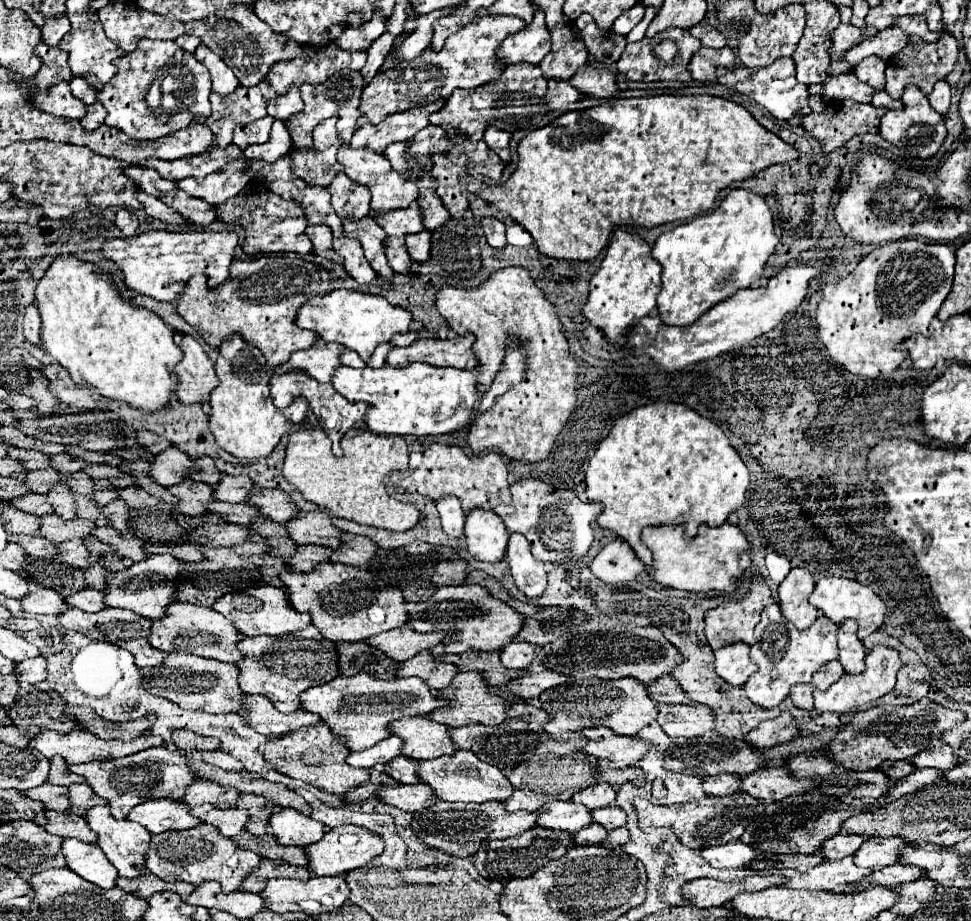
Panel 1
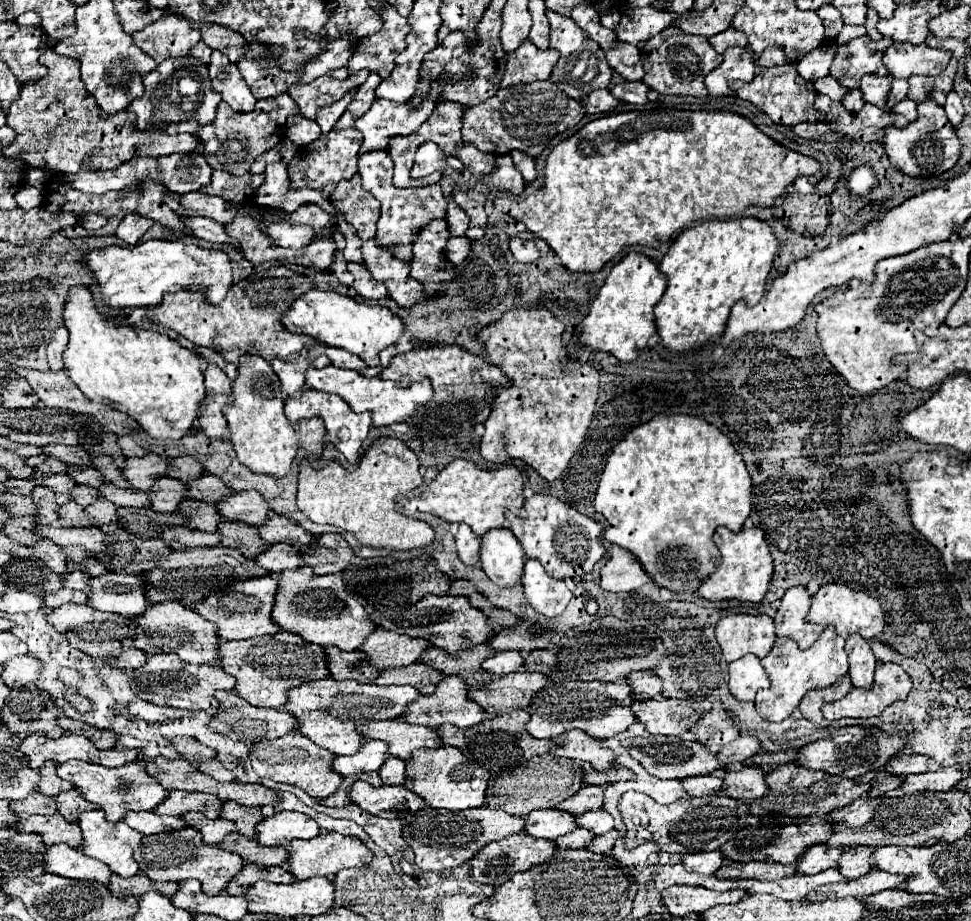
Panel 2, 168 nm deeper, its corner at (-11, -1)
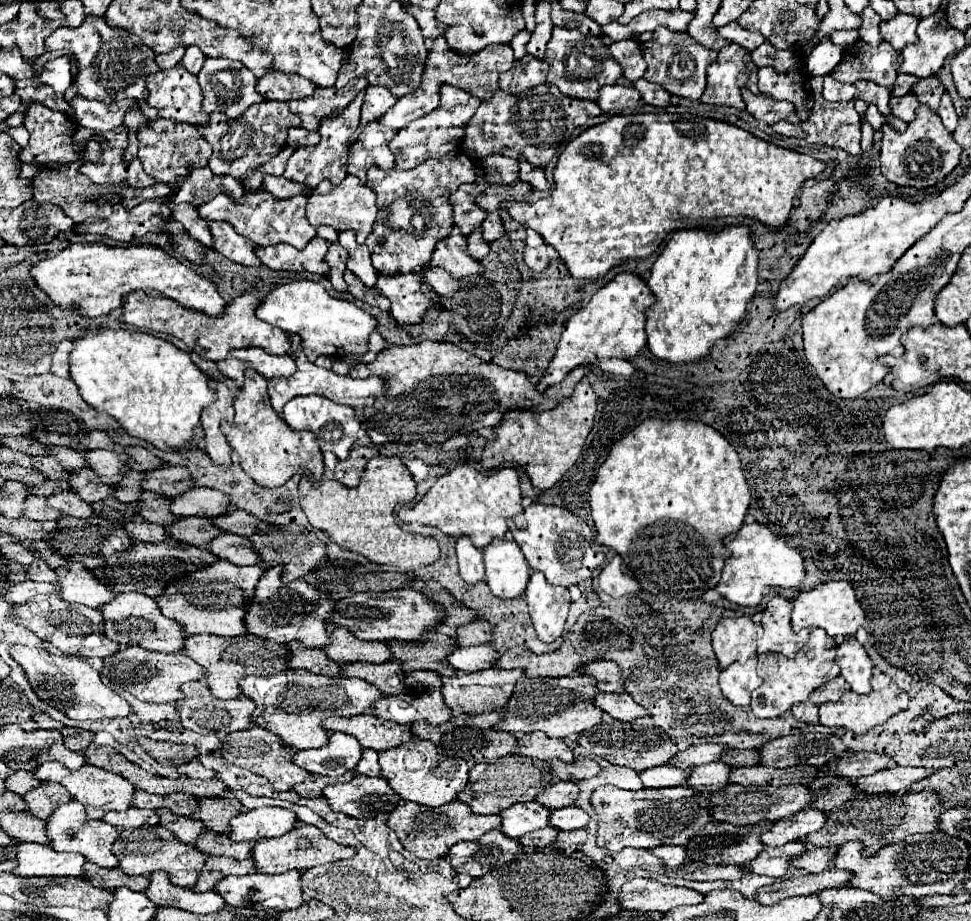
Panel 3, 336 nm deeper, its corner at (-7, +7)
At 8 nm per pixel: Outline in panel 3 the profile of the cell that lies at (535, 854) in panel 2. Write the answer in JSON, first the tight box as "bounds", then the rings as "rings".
{"bounds":[448,829,524,877],"rings":[[[494,829],[490,833],[484,833],[478,841],[456,843],[450,849],[448,857],[458,873],[480,877],[510,863],[512,857],[518,857],[522,853],[522,849],[524,847],[518,839],[510,839],[502,835],[502,831]]]}

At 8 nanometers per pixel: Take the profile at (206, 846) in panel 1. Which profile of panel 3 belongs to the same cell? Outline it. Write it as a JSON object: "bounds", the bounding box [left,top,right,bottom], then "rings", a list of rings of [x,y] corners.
{"bounds":[114,825,208,887],"rings":[[[162,825],[124,829],[114,843],[114,855],[120,859],[120,869],[128,875],[152,875],[154,871],[168,871],[170,881],[180,887],[194,887],[202,865],[206,865],[208,855],[202,855],[194,845],[186,845],[180,839],[174,839],[172,831],[166,831]]]}

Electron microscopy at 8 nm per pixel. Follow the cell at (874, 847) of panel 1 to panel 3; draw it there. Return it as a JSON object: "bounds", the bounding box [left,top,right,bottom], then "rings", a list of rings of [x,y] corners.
{"bounds":[792,847,838,873],"rings":[[[808,847],[804,855],[800,855],[800,857],[796,857],[792,861],[792,865],[794,867],[802,867],[808,873],[822,873],[822,871],[834,867],[834,855],[838,855],[838,849],[834,849],[834,847],[812,849],[812,851]]]}

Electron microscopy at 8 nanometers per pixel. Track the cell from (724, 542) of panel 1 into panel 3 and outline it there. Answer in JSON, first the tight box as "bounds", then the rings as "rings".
{"bounds":[714,523,804,605],"rings":[[[752,523],[730,535],[732,555],[726,559],[722,579],[714,587],[724,599],[736,605],[758,605],[766,587],[798,587],[804,579],[804,559],[798,549],[780,541],[766,525]]]}

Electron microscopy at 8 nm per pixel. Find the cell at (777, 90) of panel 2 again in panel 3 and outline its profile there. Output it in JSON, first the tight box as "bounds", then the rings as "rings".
{"bounds":[742,89,800,125],"rings":[[[742,89],[742,99],[746,103],[746,111],[750,111],[758,121],[764,121],[768,125],[774,125],[782,119],[790,123],[800,123],[798,113],[794,111],[794,103],[776,101],[770,99],[770,95],[762,95],[762,93],[754,95],[750,89]]]}

